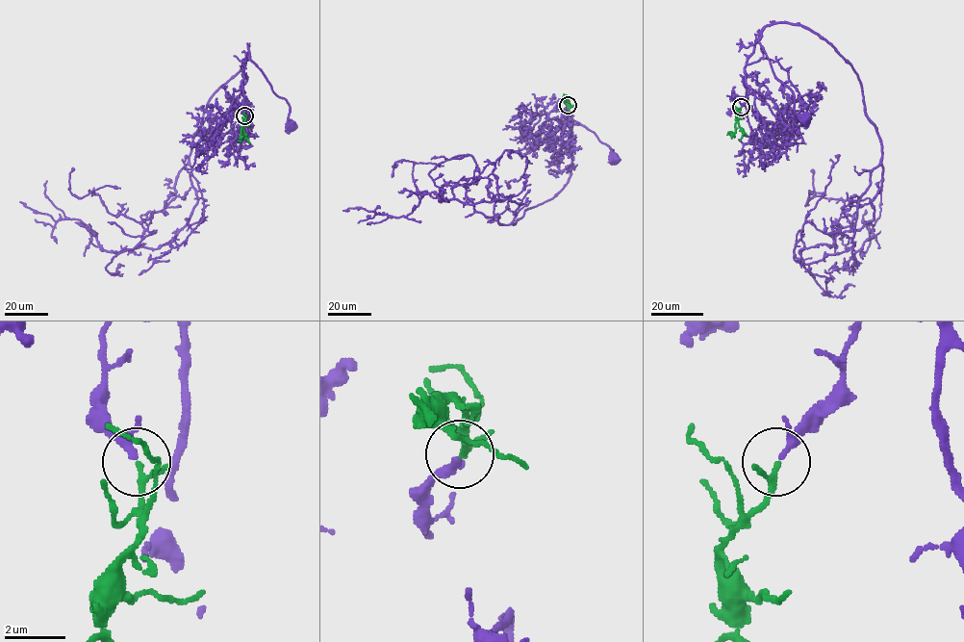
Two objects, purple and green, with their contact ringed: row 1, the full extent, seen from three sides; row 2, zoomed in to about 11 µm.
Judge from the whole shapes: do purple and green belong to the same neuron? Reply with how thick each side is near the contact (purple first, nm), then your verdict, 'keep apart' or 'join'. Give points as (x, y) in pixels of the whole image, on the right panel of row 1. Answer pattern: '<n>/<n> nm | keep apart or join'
200/150 nm | join

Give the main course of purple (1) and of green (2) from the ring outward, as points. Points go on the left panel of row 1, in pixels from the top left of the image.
1: (244, 115), (242, 60), (250, 60), (278, 96), (288, 103), (289, 126)
2: (244, 115), (242, 128), (250, 142)

